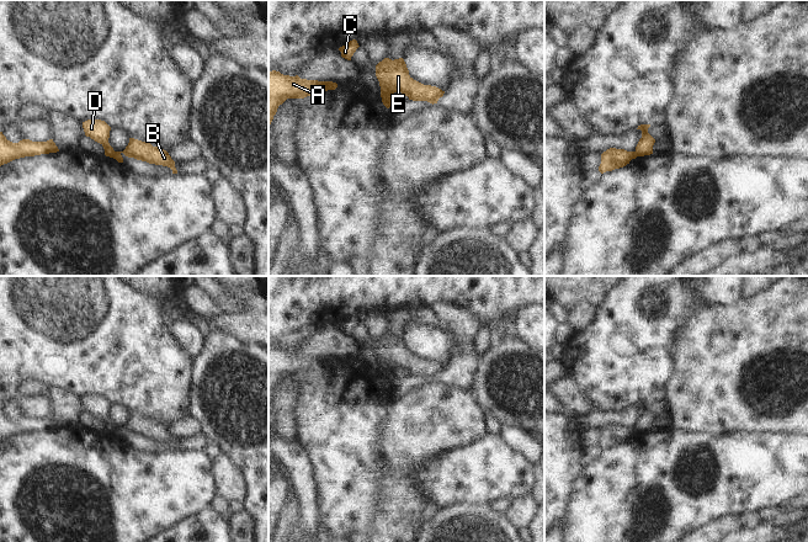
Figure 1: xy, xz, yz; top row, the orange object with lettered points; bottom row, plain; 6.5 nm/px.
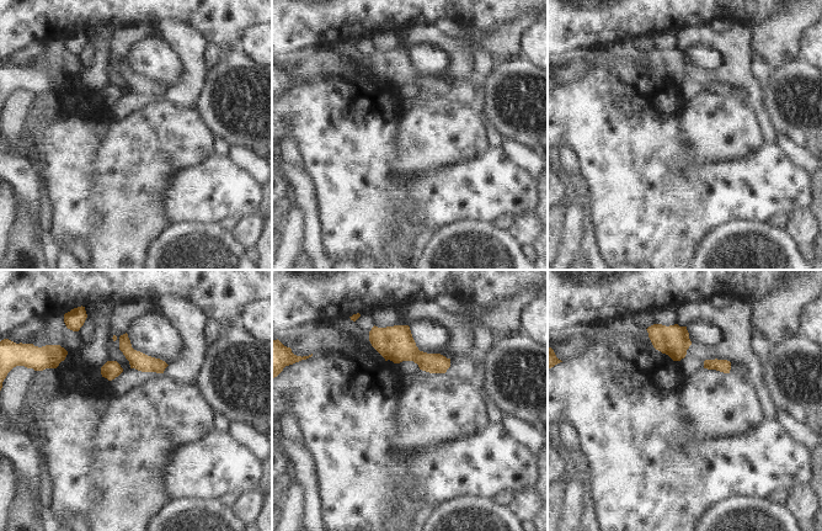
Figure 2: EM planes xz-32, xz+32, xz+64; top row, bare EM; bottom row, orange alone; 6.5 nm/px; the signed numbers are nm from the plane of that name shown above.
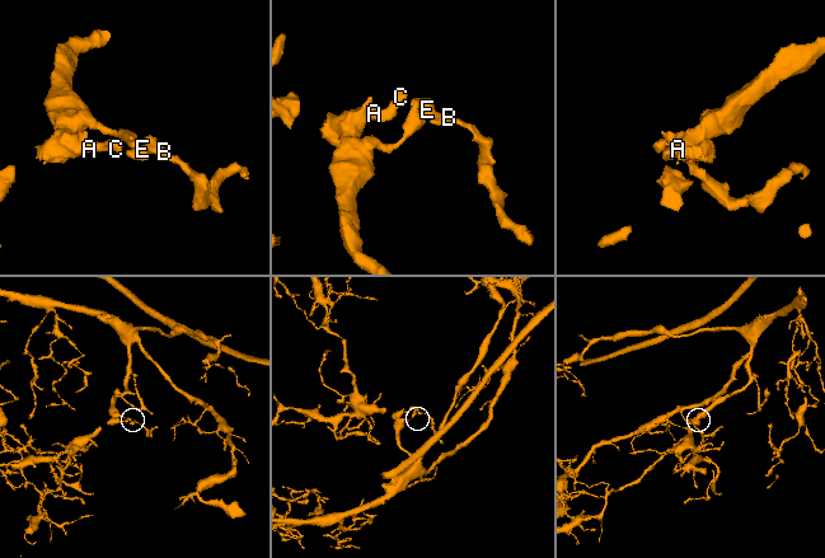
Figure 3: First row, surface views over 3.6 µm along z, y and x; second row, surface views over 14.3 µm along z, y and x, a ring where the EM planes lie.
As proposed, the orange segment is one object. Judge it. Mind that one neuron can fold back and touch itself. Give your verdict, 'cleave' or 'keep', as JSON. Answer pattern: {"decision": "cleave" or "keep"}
{"decision": "cleave"}

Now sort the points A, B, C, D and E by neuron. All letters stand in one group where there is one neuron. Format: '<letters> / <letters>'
A C D / B E

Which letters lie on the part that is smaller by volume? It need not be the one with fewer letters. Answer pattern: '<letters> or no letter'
B, E

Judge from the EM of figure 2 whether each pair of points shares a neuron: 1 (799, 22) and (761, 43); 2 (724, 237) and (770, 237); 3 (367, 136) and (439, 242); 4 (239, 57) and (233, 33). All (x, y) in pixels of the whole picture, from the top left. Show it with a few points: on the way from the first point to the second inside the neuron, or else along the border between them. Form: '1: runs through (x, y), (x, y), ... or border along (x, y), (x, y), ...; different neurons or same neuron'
1: runs through (789, 28), (777, 41), (770, 41); same neuron
2: runs through (735, 237), (759, 237); same neuron
3: border along (460, 222), (438, 228), (426, 239), (421, 248); different neurons
4: border along (239, 47), (225, 53); different neurons

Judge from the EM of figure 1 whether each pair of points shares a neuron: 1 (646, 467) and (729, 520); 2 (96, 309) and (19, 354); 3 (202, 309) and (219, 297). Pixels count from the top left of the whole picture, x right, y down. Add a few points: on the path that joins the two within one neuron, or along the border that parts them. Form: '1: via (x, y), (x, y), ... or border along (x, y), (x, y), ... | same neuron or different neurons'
1: border along (739, 514), (719, 515), (697, 529) | different neurons
2: via (76, 319), (53, 319), (38, 334) | same neuron
3: border along (200, 288), (222, 311) | different neurons

